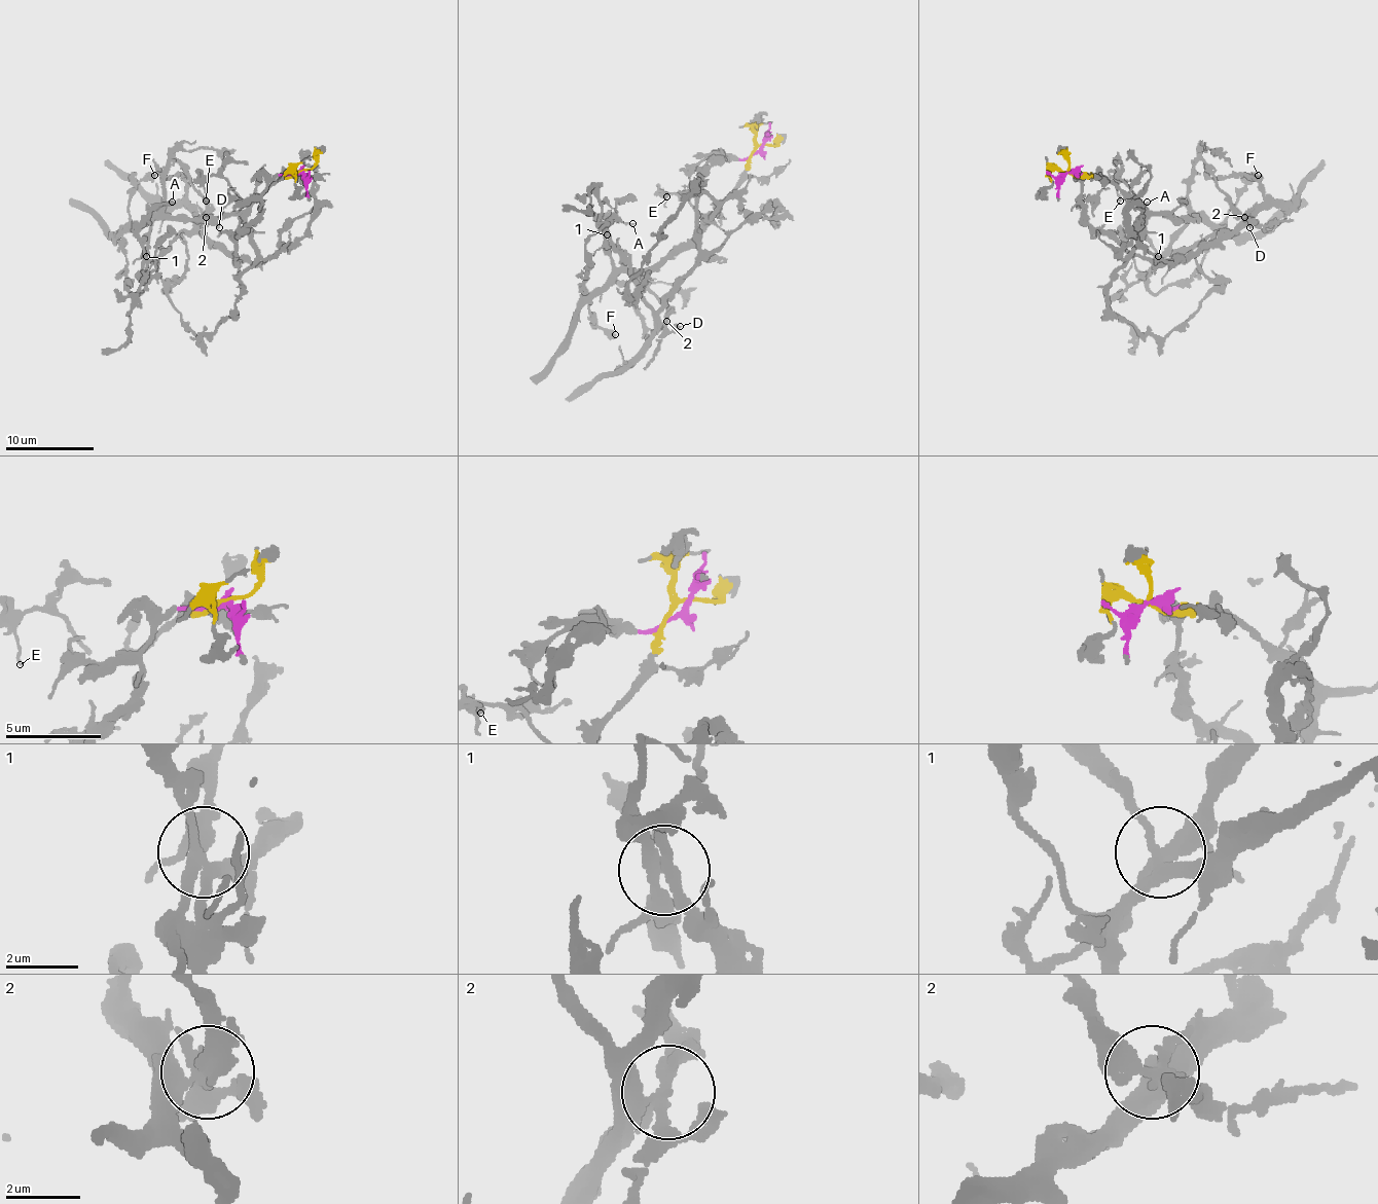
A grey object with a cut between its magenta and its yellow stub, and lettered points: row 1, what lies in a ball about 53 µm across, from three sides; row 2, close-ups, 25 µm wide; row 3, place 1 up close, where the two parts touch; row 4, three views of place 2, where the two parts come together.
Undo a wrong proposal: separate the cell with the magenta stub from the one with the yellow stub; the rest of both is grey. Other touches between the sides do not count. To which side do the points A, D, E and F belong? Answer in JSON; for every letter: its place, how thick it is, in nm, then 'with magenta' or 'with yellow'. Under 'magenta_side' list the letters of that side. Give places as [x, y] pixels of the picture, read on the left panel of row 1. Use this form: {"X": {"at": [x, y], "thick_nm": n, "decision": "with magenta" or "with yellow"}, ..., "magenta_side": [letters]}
{"A": {"at": [172, 202], "thick_nm": 150, "decision": "with magenta"}, "D": {"at": [219, 227], "thick_nm": 240, "decision": "with yellow"}, "E": {"at": [206, 201], "thick_nm": 160, "decision": "with yellow"}, "F": {"at": [154, 175], "thick_nm": 480, "decision": "with yellow"}, "magenta_side": ["A"]}

